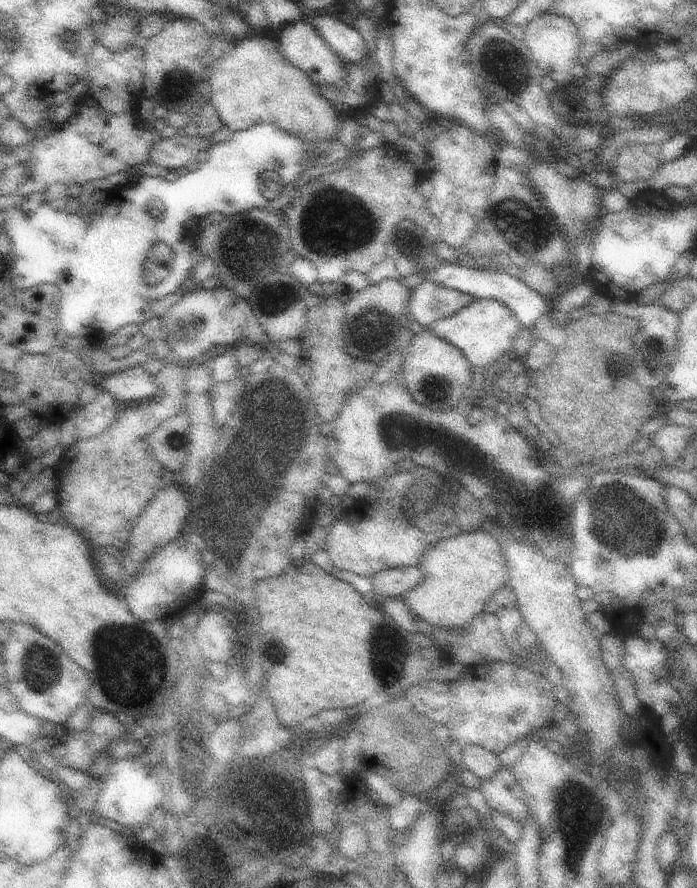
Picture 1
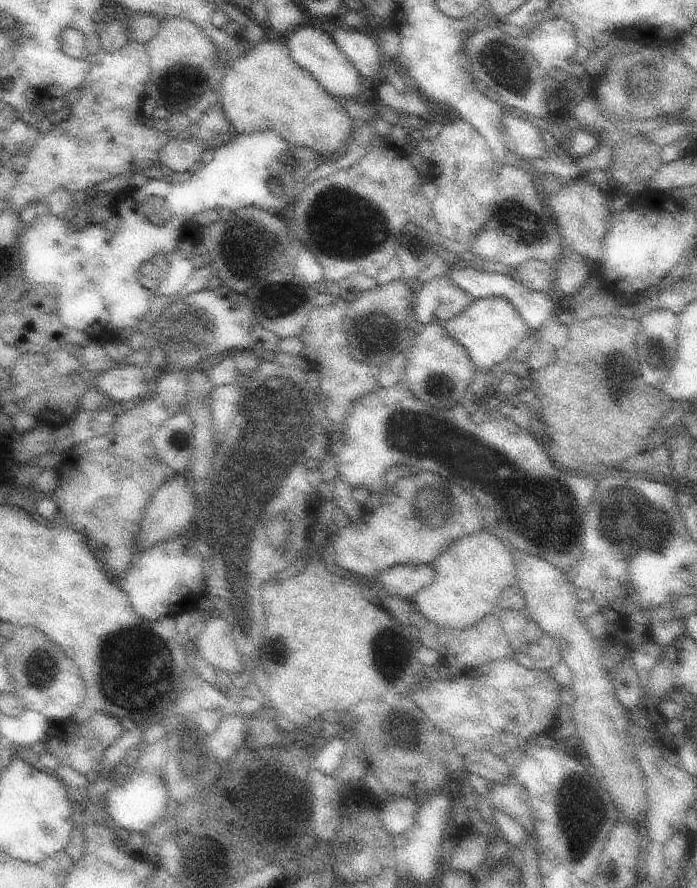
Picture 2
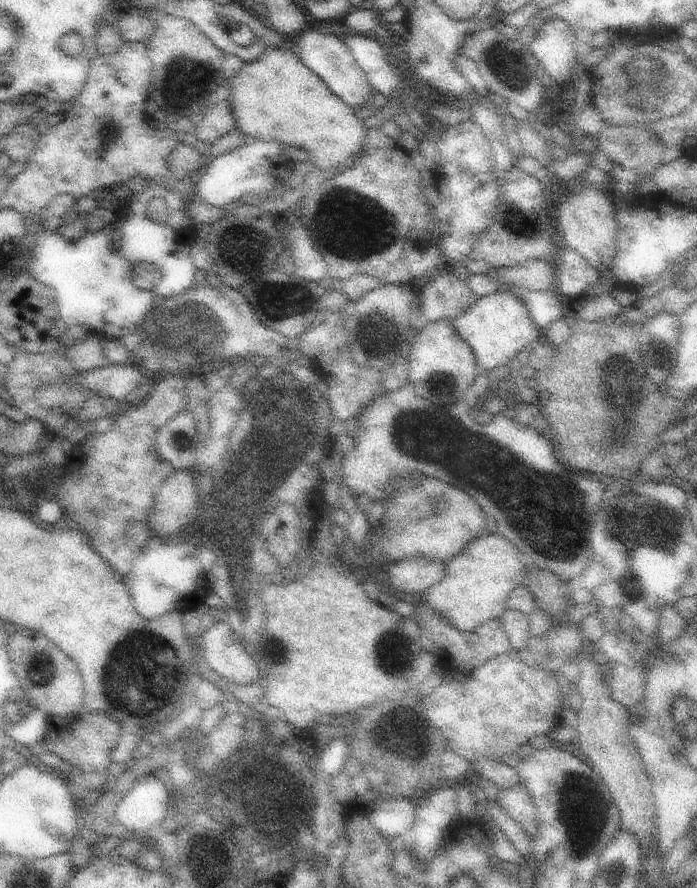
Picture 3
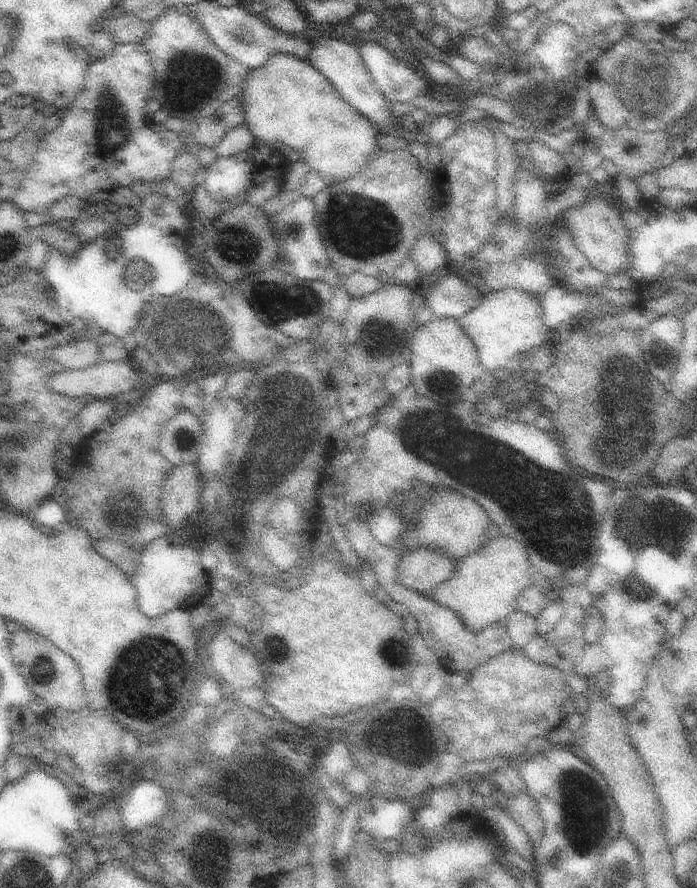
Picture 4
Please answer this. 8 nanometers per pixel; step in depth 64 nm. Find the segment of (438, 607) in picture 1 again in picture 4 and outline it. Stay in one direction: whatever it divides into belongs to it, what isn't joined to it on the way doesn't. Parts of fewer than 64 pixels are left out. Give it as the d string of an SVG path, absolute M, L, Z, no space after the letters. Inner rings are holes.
M507 536L485 542L475 554L457 560L457 572L443 584L439 584L431 598L445 608L457 612L459 620L473 632L481 632L487 626L505 622L511 614L519 610L517 596L531 588L531 564L527 560L527 550L521 542Z

